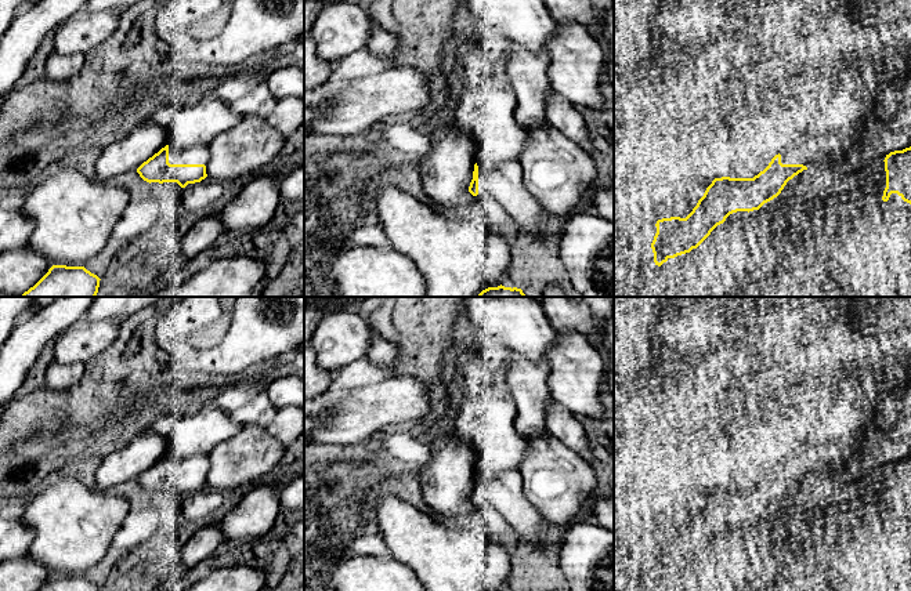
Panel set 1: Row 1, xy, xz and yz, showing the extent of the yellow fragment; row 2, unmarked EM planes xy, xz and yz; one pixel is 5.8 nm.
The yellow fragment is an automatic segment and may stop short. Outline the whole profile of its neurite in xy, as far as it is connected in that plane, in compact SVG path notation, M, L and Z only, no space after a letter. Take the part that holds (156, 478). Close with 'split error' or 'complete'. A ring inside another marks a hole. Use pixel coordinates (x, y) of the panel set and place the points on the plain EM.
M174 452L162 457L144 471L137 482L147 492L177 492L181 497L200 492L207 486L209 454L181 457Z; split error

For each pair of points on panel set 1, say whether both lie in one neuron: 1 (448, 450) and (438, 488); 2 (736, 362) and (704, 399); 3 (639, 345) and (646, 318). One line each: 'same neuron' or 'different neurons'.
1: same neuron
2: same neuron
3: same neuron

